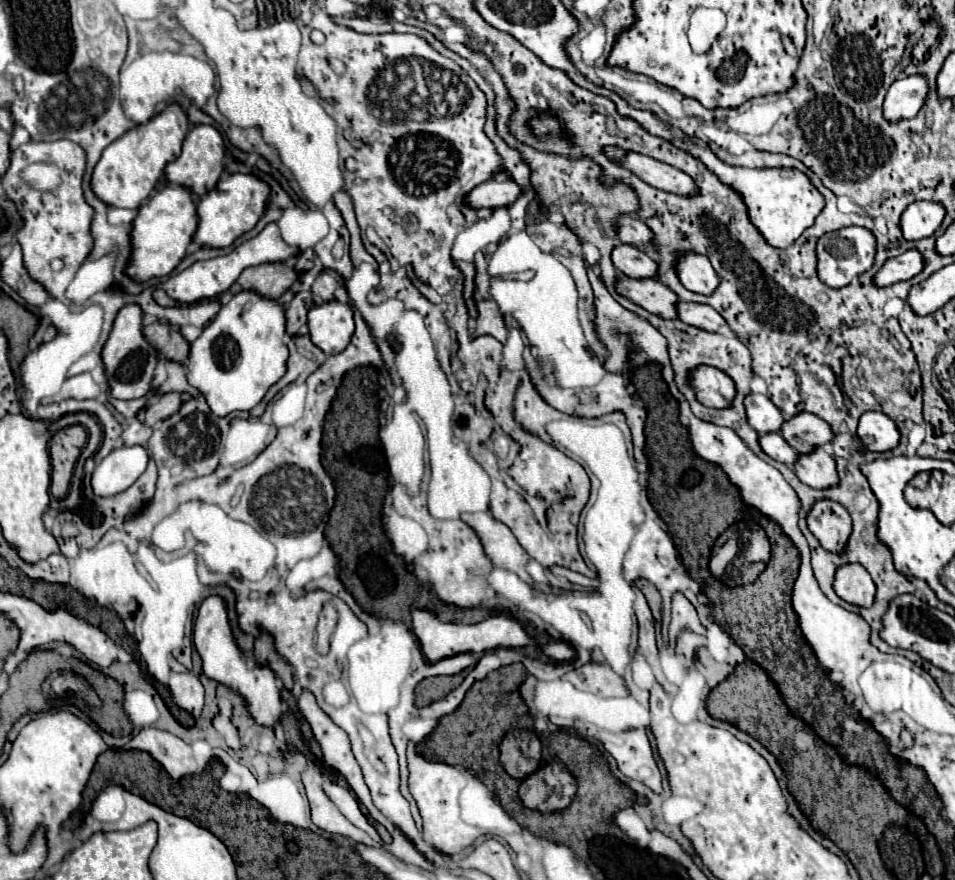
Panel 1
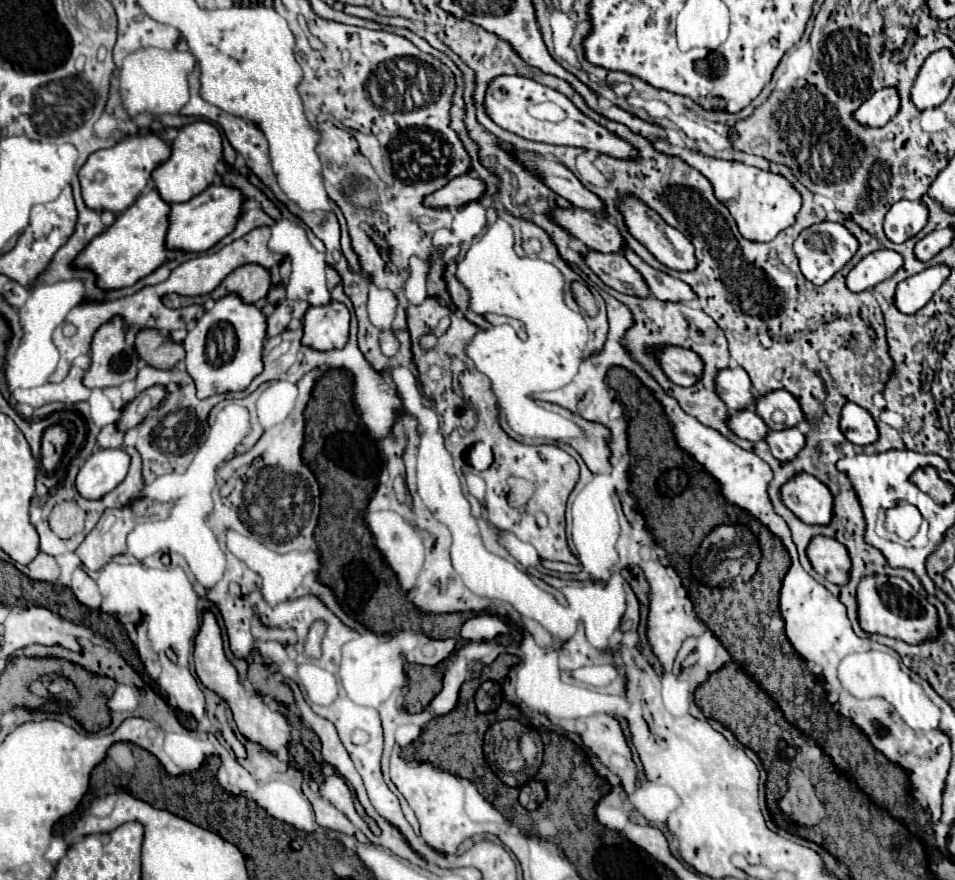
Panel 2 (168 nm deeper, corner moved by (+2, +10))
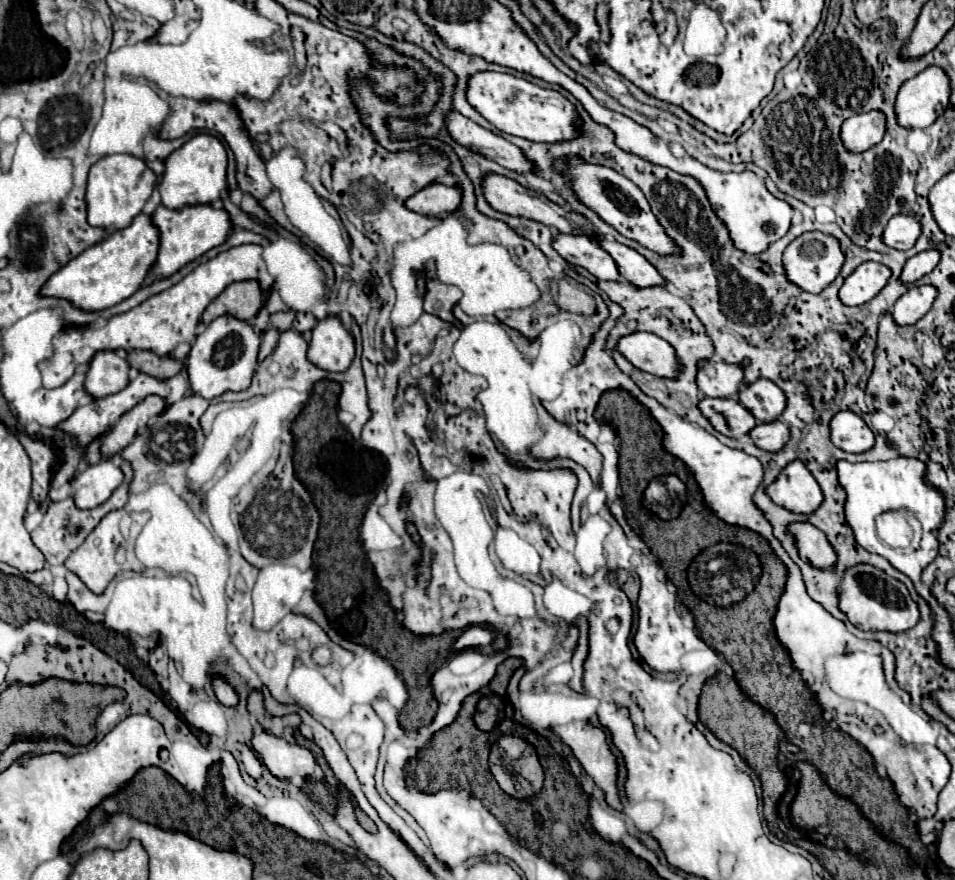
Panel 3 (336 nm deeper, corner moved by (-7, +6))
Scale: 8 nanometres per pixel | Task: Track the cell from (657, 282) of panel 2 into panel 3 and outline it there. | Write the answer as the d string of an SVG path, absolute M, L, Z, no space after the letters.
M596 233L596 237L590 237L600 245L614 261L616 267L620 269L620 277L634 283L636 287L654 287L654 285L664 285L666 281L658 275L658 271L634 249L618 243L618 241L608 241L602 235Z

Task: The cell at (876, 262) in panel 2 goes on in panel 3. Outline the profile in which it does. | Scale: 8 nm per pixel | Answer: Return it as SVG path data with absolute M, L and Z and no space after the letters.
M872 261L862 263L860 267L854 269L852 275L846 277L844 285L838 291L838 297L848 307L862 305L878 295L878 291L886 285L888 277L890 277L888 267Z

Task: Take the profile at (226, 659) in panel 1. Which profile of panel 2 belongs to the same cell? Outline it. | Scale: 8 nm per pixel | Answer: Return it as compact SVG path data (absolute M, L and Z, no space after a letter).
M211 609L203 611L203 621L201 621L199 633L195 637L195 653L193 653L193 657L195 657L195 669L197 669L197 675L199 675L201 683L207 689L215 691L219 697L223 697L229 703L241 735L245 735L249 741L255 741L255 743L263 745L267 751L273 751L273 753L279 747L283 747L283 745L287 745L291 741L291 727L289 727L287 719L279 711L271 709L267 697L263 697L261 693L251 693L249 695L245 691L243 683L239 681L237 669L225 657L221 629L219 629L217 617L213 615Z

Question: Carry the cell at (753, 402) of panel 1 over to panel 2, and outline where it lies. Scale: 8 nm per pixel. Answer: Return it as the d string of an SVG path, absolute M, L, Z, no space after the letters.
M725 369L717 375L717 393L727 403L731 413L737 413L739 409L747 409L755 405L755 393L751 379L747 377L747 371L737 369Z

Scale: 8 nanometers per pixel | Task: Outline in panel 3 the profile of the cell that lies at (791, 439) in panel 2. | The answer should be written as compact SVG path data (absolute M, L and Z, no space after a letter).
M772 421L772 423L760 423L760 425L756 425L748 433L748 437L760 449L774 453L774 451L780 451L786 445L790 433L788 433L788 427L782 421Z

